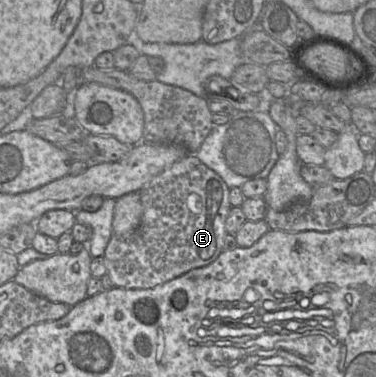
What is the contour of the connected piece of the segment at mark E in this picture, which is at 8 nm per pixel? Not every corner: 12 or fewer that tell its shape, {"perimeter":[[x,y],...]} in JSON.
{"perimeter":[[194,154],[138,192],[102,256],[153,288],[223,251],[230,188]]}

